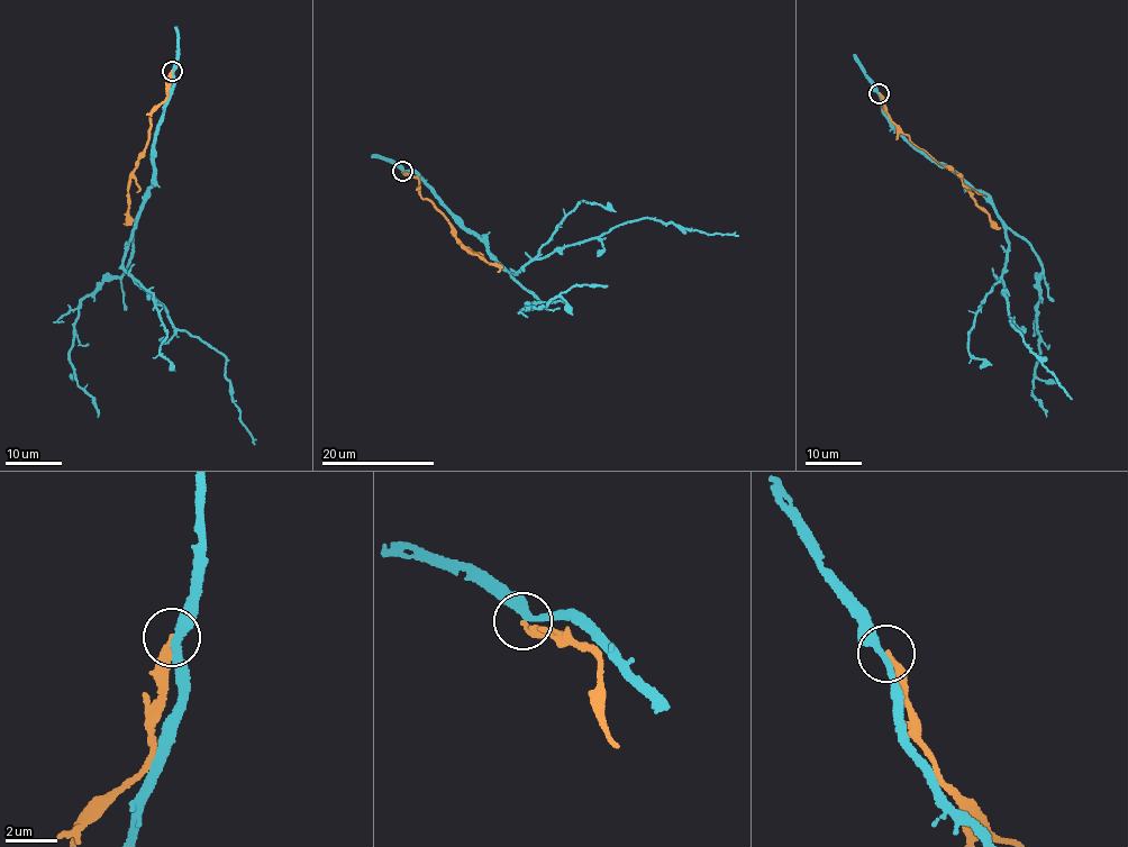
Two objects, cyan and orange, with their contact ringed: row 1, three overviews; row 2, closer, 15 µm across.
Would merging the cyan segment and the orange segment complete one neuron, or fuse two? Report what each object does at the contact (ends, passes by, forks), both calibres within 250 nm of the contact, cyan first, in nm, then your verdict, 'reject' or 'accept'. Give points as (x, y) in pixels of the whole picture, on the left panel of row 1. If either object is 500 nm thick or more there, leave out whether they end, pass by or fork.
cyan passes by; orange ends; calibres 280 and 280 nm; reject

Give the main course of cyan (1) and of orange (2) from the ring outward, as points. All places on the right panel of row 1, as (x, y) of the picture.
1: (879, 92), (883, 111), (906, 139), (979, 190), (993, 208), (1008, 244), (1001, 279), (1011, 324), (1072, 399)
2: (879, 92), (892, 121), (933, 157), (949, 166), (974, 205), (988, 213), (991, 224), (1000, 227)

